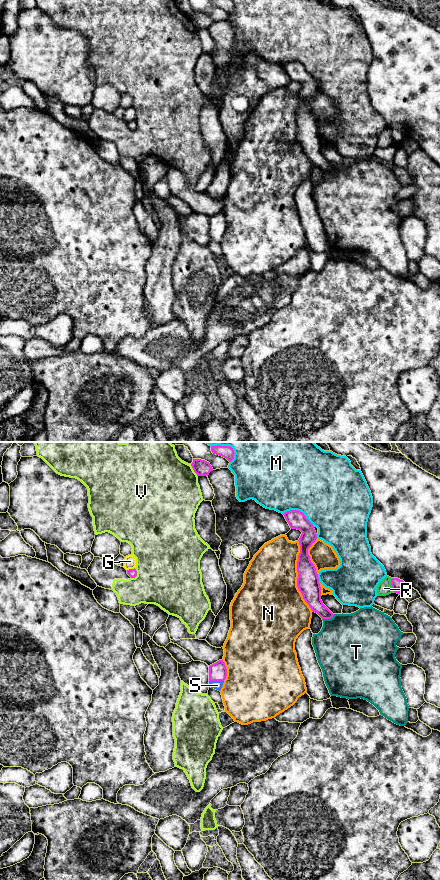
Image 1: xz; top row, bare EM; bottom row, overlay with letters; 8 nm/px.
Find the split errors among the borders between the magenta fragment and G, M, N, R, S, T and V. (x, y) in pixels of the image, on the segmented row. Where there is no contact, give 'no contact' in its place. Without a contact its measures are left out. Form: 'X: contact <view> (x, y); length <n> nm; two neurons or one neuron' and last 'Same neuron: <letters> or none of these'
G: contact xz (130, 569); length 70 nm; two neurons
M: contact xz (299, 511); length 260 nm; two neurons
N: contact xz (298, 576); length 600 nm; two neurons
R: contact xz (391, 585); length 110 nm; two neurons
S: contact xz (216, 680); length 120 nm; one neuron
T: contact xz (328, 618); length 110 nm; two neurons
V: contact xz (136, 574); length 90 nm; two neurons
Same neuron: S

